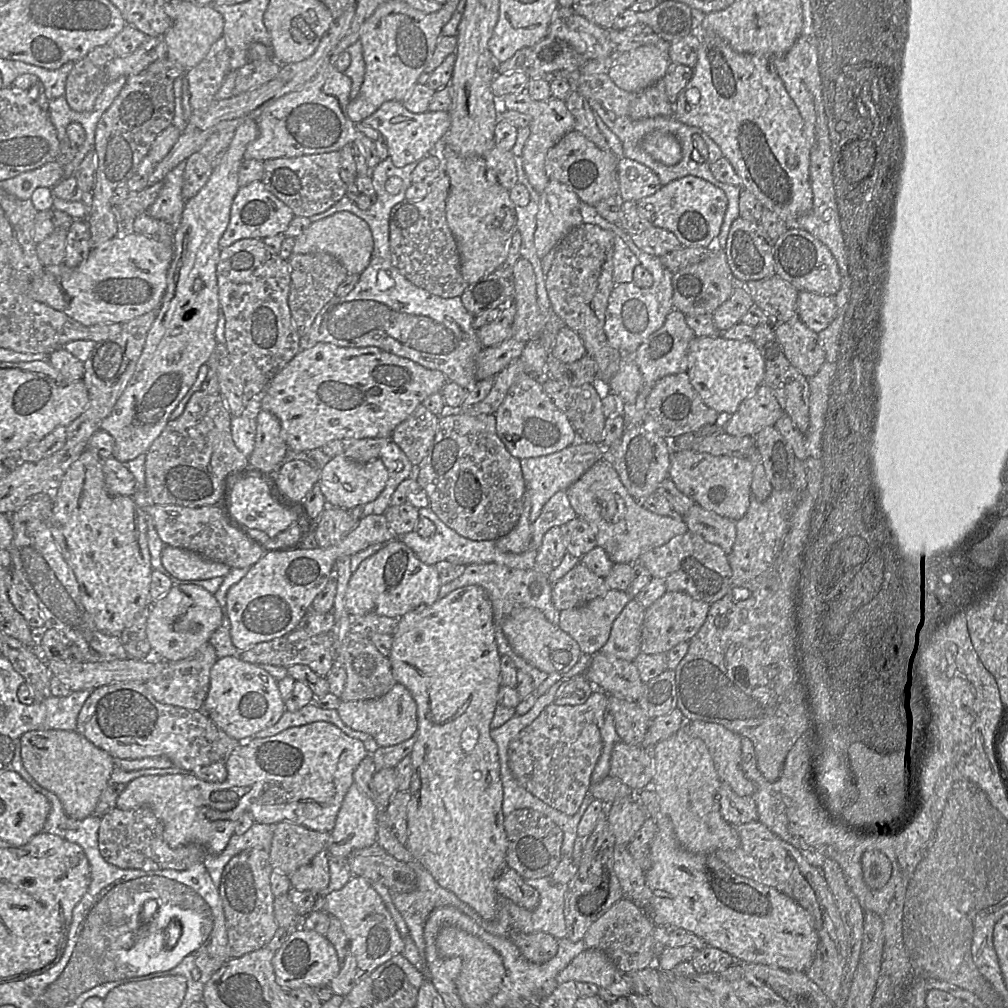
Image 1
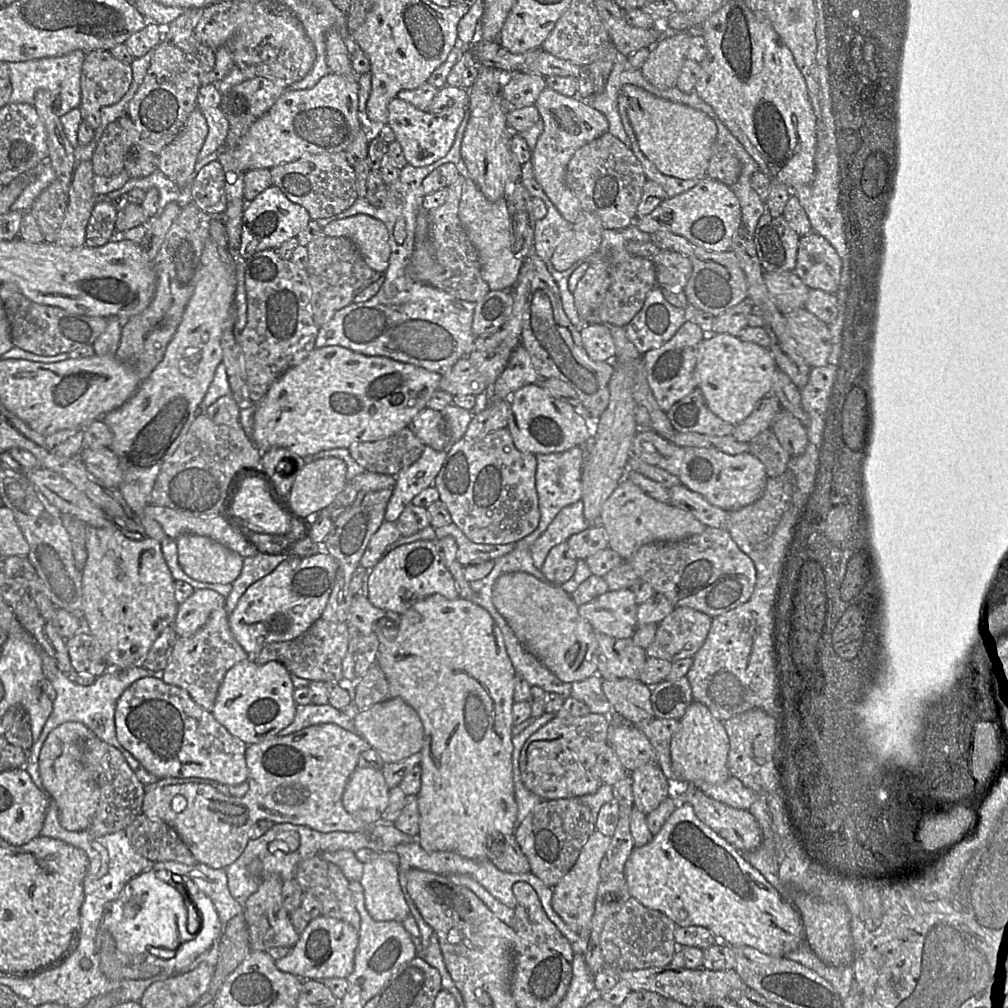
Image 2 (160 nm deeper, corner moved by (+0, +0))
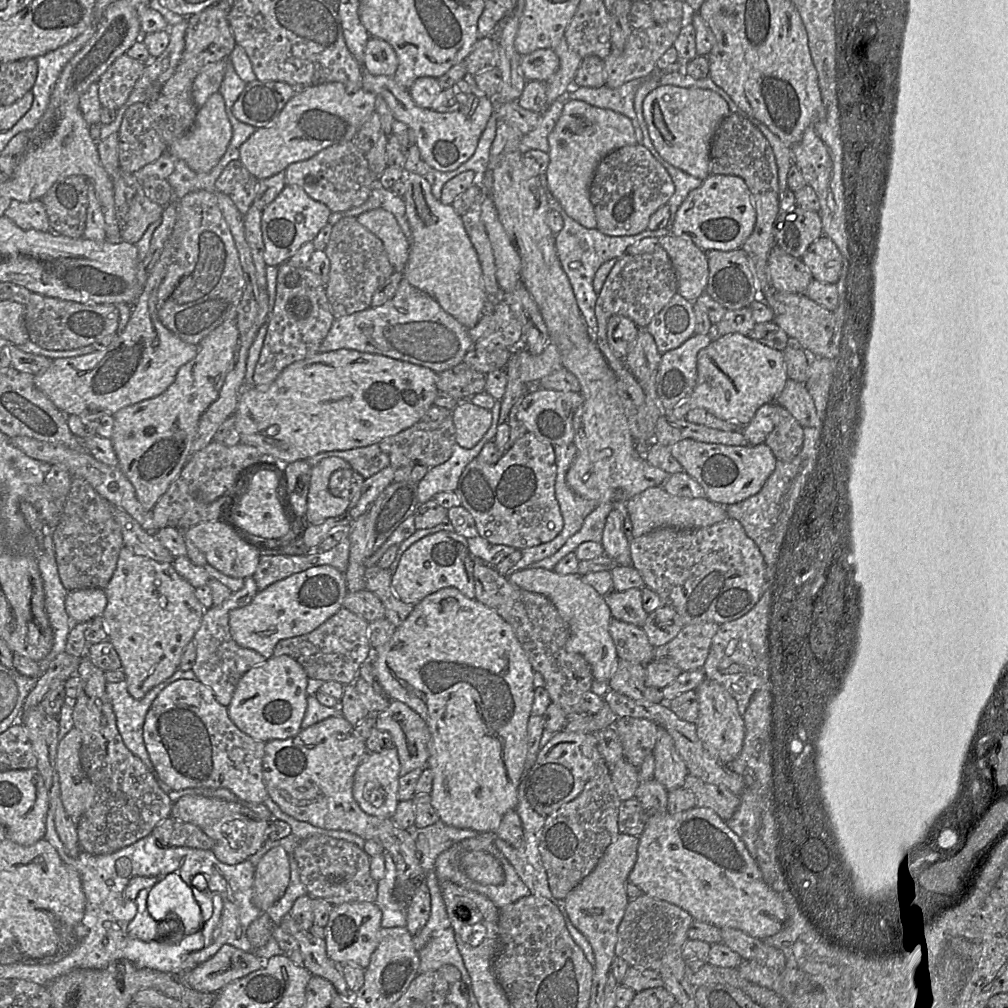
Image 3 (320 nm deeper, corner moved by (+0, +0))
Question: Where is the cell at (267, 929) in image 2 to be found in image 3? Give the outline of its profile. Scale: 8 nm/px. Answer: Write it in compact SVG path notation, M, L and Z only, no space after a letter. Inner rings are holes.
M290 914L285 915L281 922L275 925L275 927L277 926L280 926L297 940L298 949L304 959L303 966L312 975L320 976L331 982L337 992L343 996L355 994L349 989L344 978L344 966L336 963L328 956L324 939L300 930Z

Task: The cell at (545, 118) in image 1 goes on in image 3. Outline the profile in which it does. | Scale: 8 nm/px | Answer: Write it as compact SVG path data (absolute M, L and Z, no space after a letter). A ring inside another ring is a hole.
M569 99L548 136L548 142L550 162L545 176L550 192L571 218L586 228L597 228L590 200L590 185L597 166L605 156L624 146L638 143L632 121L613 110Z

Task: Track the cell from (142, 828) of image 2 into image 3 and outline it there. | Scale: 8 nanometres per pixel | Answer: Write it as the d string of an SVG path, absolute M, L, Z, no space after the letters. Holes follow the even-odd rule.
M169 817L161 821L152 831L159 845L163 847L189 847L209 850L213 840L198 826Z

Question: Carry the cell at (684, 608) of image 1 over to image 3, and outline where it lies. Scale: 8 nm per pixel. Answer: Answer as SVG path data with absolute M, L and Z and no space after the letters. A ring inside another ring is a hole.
M712 622L684 625L675 638L654 649L652 661L673 665L681 671L702 670L718 627Z

